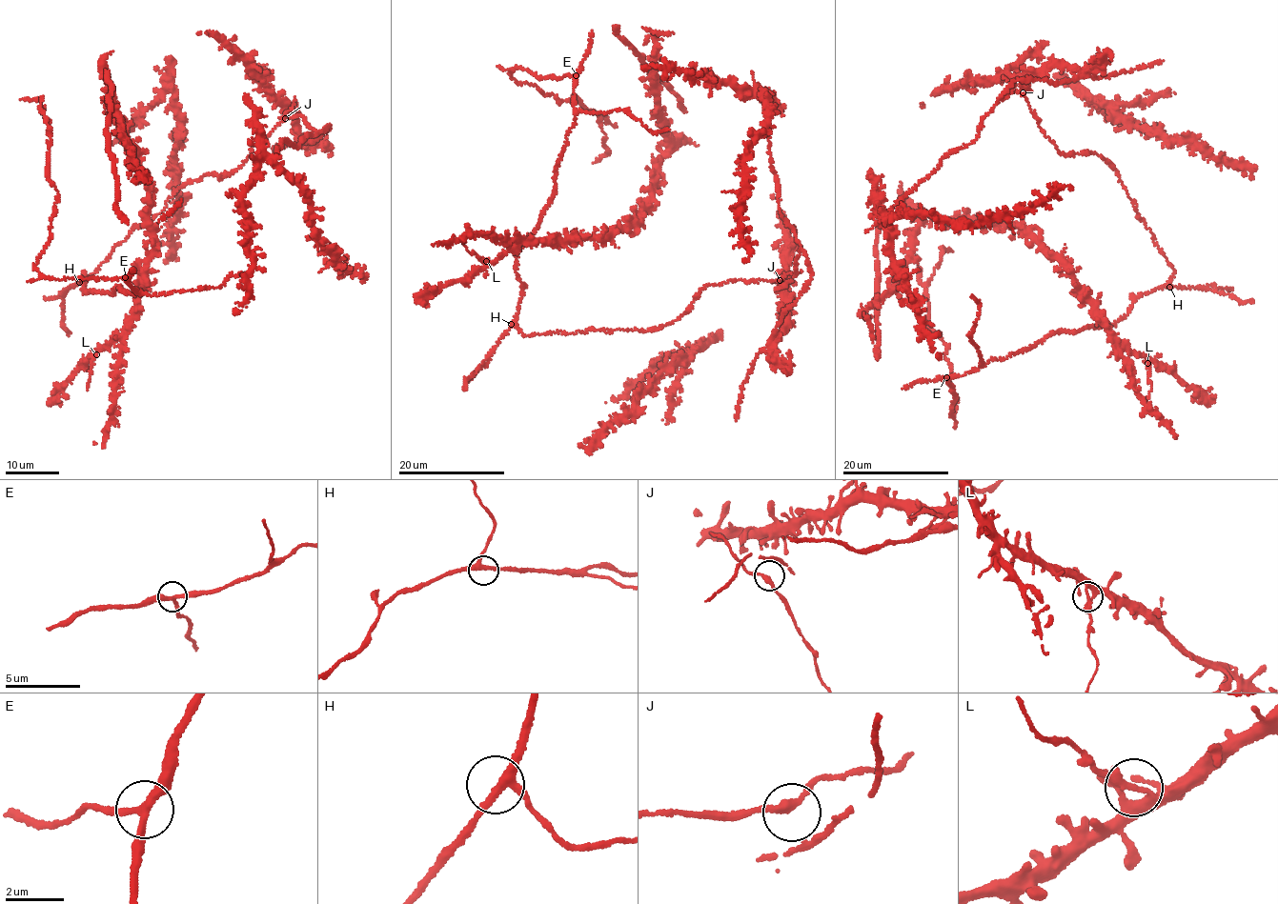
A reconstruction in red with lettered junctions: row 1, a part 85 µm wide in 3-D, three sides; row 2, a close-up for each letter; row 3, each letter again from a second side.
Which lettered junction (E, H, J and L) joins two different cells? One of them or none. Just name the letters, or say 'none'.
L

